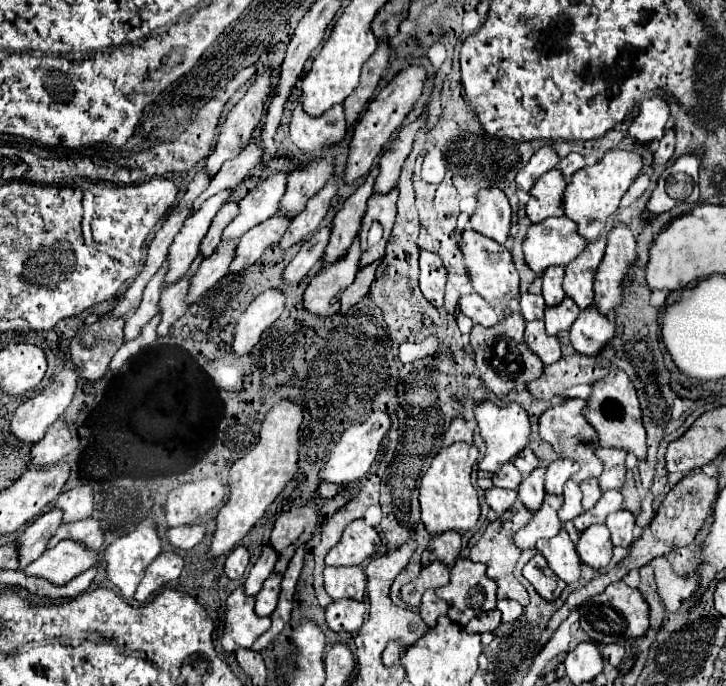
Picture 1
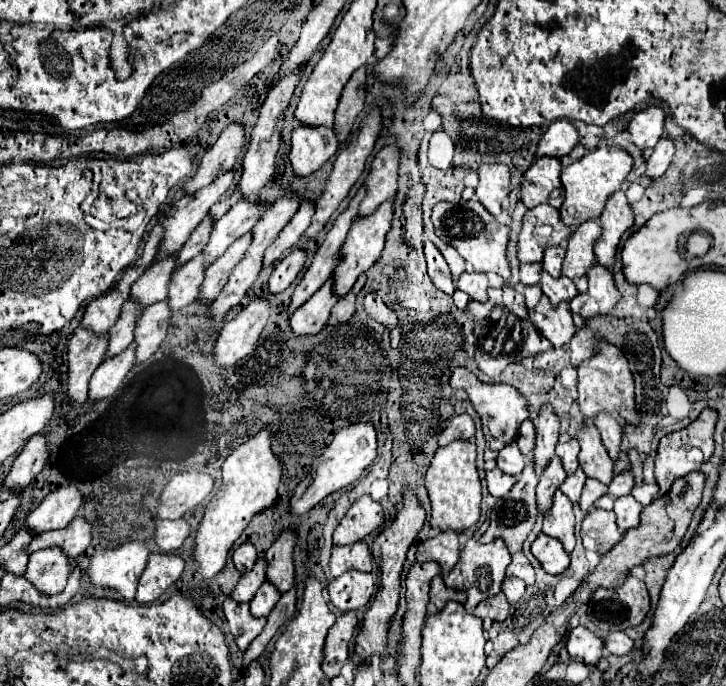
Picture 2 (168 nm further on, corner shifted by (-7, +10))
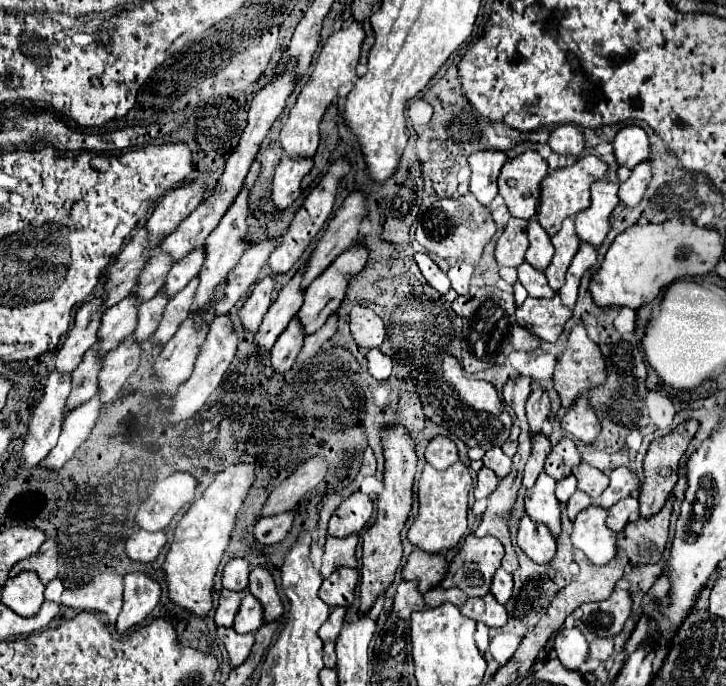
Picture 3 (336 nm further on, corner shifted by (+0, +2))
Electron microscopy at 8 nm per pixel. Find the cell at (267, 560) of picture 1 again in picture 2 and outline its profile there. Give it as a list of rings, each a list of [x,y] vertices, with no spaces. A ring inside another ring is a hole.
[[[258,560],[254,564],[254,568],[240,578],[240,582],[236,584],[236,588],[230,592],[230,598],[236,600],[236,602],[250,602],[252,596],[256,594],[256,590],[264,582],[266,582],[264,580],[264,560]]]

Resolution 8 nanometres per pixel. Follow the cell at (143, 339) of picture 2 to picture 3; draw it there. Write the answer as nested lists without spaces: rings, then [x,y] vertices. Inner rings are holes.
[[[131,334],[131,336],[127,336],[127,340],[121,340],[121,346],[113,348],[113,352],[109,352],[109,356],[105,356],[103,370],[99,374],[99,390],[101,390],[103,404],[115,400],[121,386],[139,368],[141,352],[143,352],[141,344]]]

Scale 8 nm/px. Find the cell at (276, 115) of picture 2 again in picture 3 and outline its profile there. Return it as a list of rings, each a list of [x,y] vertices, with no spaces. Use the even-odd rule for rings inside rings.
[[[255,160],[255,162],[251,164],[251,170],[249,170],[247,178],[245,178],[243,190],[239,192],[239,196],[235,198],[235,202],[231,204],[231,208],[227,210],[227,214],[221,218],[219,226],[209,234],[209,238],[207,238],[207,242],[205,242],[205,248],[207,248],[207,260],[205,260],[203,270],[201,270],[201,274],[199,274],[201,284],[199,284],[199,288],[197,288],[197,294],[195,294],[195,300],[193,300],[191,310],[201,310],[201,308],[205,308],[205,306],[209,304],[211,294],[213,294],[213,288],[215,288],[221,280],[225,280],[225,276],[229,274],[229,270],[235,268],[237,260],[243,256],[243,252],[245,252],[245,248],[247,248],[245,238],[247,238],[247,232],[249,232],[249,226],[247,226],[247,214],[249,214],[249,190],[251,190],[253,182],[255,182],[257,176],[259,176],[259,168],[261,168],[259,162]]]

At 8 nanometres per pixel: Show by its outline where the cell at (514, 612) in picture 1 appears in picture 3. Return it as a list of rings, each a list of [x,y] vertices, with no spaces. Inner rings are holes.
[[[503,568],[495,572],[493,584],[491,584],[491,594],[497,598],[499,604],[507,604],[507,600],[513,594],[513,576],[509,576]]]

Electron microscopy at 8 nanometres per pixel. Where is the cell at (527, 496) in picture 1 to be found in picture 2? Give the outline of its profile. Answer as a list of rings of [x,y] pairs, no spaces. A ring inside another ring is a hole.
[[[544,404],[538,412],[536,422],[536,448],[534,448],[534,460],[536,468],[542,470],[544,464],[554,456],[554,448],[558,442],[558,430],[560,430],[560,418],[554,412],[552,404]]]

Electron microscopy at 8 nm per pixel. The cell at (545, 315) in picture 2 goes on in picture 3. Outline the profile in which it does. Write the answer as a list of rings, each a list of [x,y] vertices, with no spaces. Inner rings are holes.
[[[555,296],[551,300],[527,298],[517,308],[517,322],[539,336],[543,342],[555,344],[563,334],[565,322],[571,318],[571,310],[561,304],[561,298]]]

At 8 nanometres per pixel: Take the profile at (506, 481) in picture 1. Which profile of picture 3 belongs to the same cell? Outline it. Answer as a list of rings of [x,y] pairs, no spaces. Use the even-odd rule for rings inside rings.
[[[491,448],[491,450],[487,450],[483,464],[487,468],[491,468],[499,478],[505,478],[509,474],[509,468],[511,468],[511,458],[507,458],[501,448]]]

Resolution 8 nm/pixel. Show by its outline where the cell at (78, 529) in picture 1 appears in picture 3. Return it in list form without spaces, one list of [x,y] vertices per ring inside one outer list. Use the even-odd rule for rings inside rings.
[[[45,540],[39,548],[37,554],[21,560],[21,564],[15,564],[9,572],[9,576],[17,576],[23,570],[33,570],[39,574],[41,582],[51,582],[57,578],[57,554],[59,554],[59,544],[57,540]]]

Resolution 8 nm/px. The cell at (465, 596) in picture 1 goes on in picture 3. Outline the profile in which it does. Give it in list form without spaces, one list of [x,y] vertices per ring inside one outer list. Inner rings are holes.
[[[469,534],[459,554],[449,564],[443,588],[461,588],[469,598],[481,598],[489,594],[495,570],[501,566],[503,546],[497,538],[477,538]]]

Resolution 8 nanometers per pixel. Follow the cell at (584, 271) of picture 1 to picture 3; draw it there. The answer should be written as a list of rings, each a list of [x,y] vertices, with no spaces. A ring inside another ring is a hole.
[[[567,218],[563,222],[563,228],[559,234],[555,234],[551,238],[553,246],[555,246],[555,256],[549,264],[549,268],[545,270],[545,276],[549,280],[549,286],[559,290],[561,284],[565,284],[565,272],[573,260],[573,256],[577,254],[577,246],[579,246],[579,238],[575,232],[575,224],[573,218]]]

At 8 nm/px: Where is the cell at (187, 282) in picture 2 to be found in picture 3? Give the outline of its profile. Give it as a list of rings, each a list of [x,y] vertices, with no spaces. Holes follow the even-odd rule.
[[[153,296],[151,300],[147,300],[145,304],[139,306],[139,324],[135,328],[135,336],[137,340],[147,340],[155,330],[157,330],[157,324],[161,322],[161,312],[165,310],[165,304],[169,302],[167,296]]]

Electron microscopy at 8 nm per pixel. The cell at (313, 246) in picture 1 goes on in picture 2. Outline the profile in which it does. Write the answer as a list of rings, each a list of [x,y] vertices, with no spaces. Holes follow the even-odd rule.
[[[292,250],[288,256],[284,256],[274,272],[270,274],[270,280],[268,280],[268,292],[270,294],[278,294],[282,290],[286,290],[298,276],[298,272],[302,270],[306,262],[306,252],[304,250]]]

